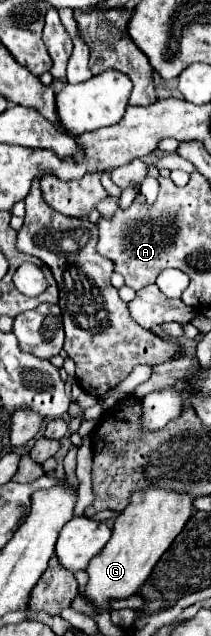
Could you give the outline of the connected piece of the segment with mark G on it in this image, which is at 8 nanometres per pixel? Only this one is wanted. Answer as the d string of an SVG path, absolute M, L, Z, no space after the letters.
M144 487L144 489L134 491L130 495L130 505L116 517L112 537L106 543L104 551L96 559L92 559L88 565L90 581L86 585L84 597L88 597L94 603L94 607L98 607L98 609L110 609L110 605L108 605L110 599L126 599L126 597L134 595L138 591L138 585L142 585L142 581L148 577L150 569L154 569L154 565L158 563L162 553L172 545L176 535L184 529L186 521L192 517L192 513L194 513L192 501L194 501L194 497L188 493L178 493L178 491L162 489L162 487Z

